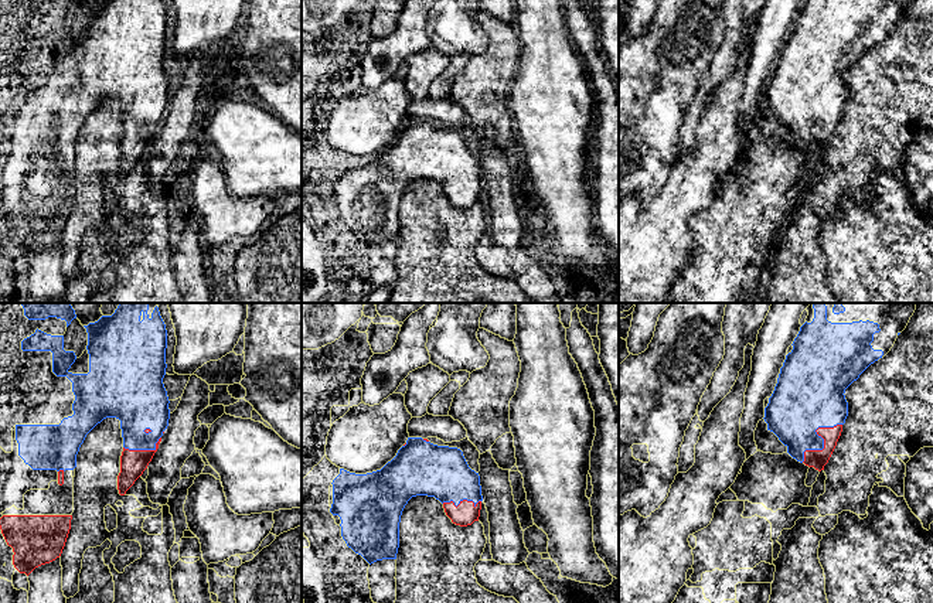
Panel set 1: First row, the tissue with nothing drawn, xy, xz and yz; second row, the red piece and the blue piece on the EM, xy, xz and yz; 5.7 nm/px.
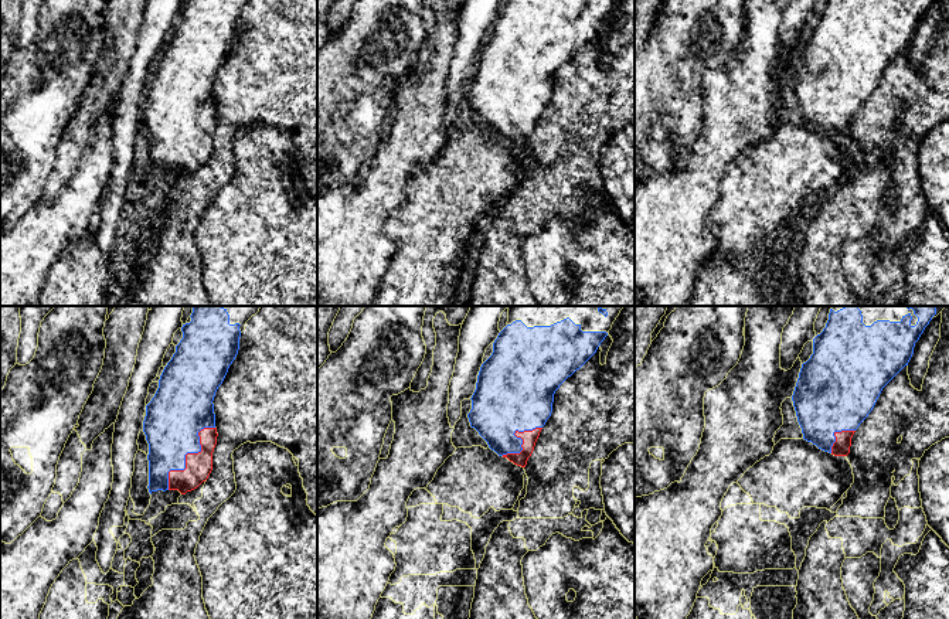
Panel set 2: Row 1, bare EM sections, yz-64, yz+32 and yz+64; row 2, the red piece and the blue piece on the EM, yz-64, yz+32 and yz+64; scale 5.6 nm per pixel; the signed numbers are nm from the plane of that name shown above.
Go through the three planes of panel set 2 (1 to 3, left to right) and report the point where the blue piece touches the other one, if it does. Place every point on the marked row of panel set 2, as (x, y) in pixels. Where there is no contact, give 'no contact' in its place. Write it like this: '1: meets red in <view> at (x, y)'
1: meets red in yz-64 at (186, 455)
2: meets red in yz+32 at (520, 436)
3: meets red in yz+64 at (834, 434)

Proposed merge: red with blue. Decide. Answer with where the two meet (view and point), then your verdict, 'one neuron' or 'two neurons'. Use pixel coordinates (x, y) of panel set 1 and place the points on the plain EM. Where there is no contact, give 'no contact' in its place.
yz (824, 123) | one neuron

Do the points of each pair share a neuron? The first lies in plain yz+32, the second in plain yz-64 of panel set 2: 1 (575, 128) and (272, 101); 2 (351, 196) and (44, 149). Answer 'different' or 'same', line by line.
1: same
2: different

